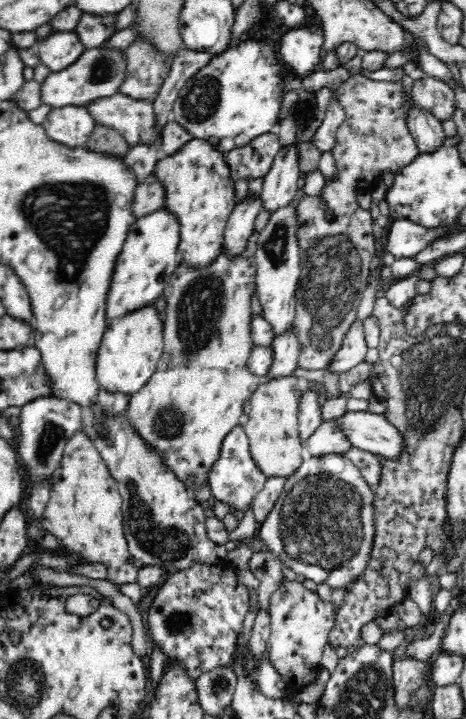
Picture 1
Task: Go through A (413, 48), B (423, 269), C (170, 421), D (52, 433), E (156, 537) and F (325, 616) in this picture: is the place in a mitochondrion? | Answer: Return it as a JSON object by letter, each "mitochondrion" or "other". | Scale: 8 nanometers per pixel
{"A":"other","B":"other","C":"mitochondrion","D":"mitochondrion","E":"mitochondrion","F":"other"}

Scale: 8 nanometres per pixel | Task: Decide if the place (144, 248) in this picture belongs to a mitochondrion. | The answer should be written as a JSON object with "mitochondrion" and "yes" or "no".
{"mitochondrion":"no"}

